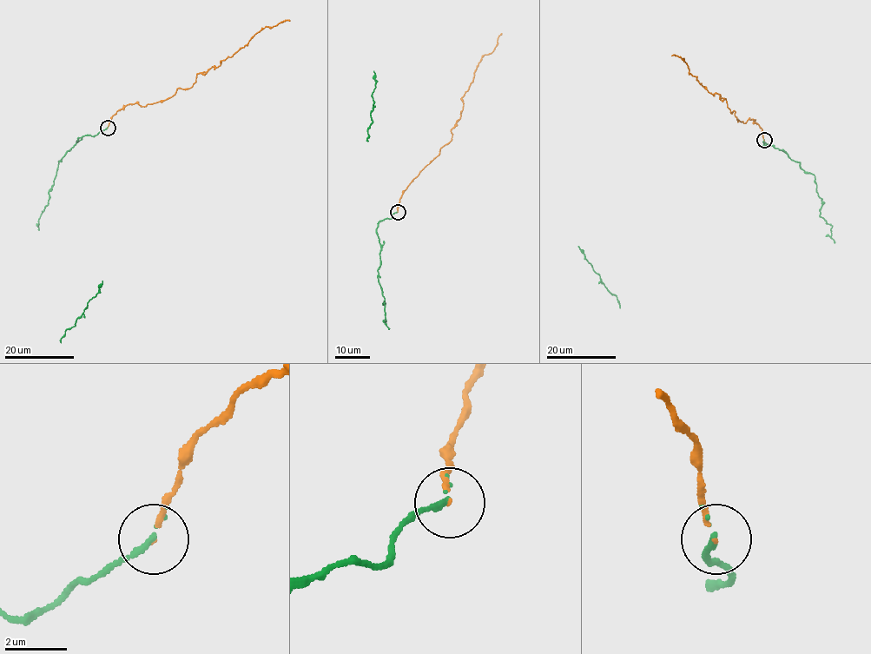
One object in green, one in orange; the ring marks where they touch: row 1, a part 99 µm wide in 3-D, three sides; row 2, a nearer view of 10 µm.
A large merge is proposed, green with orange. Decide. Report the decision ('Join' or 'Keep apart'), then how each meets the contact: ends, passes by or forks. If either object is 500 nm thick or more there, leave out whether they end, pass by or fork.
Join. At the ring green passes by. At the ring orange ends

